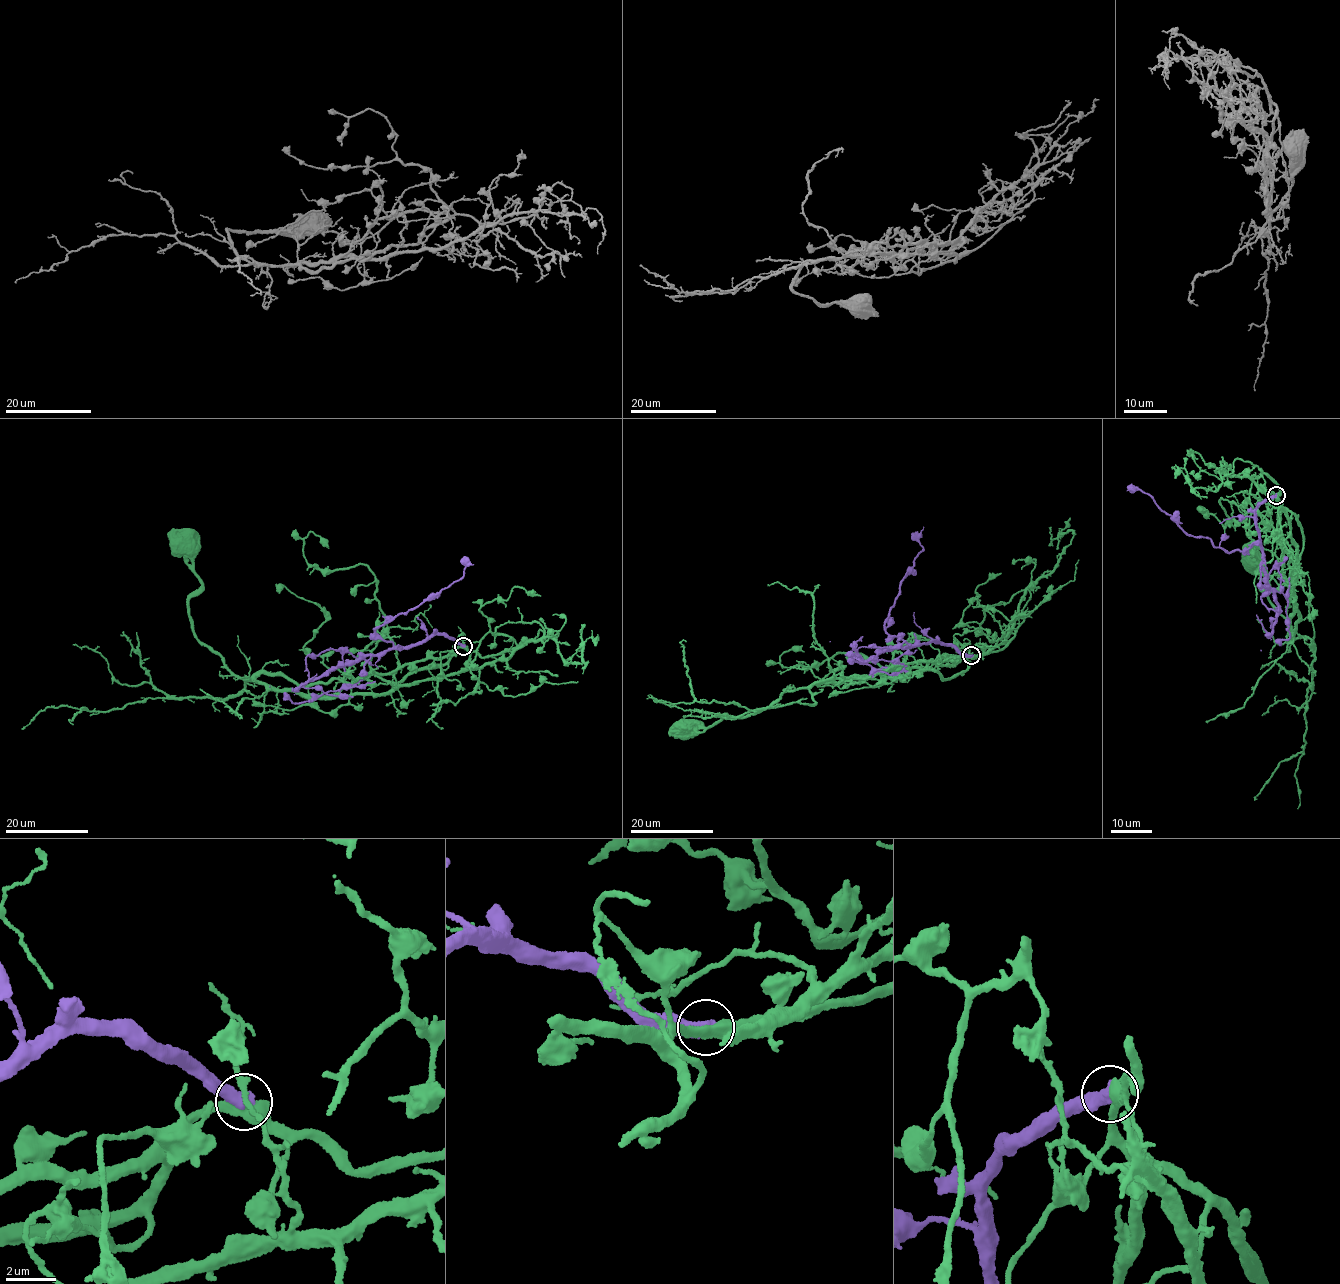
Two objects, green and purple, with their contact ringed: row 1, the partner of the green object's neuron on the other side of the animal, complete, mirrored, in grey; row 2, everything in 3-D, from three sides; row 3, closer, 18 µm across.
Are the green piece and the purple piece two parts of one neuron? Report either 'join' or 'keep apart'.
keep apart

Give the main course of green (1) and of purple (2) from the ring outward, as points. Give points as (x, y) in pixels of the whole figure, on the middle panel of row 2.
1: (971, 655), (816, 681), (740, 718), (721, 715), (706, 729), (682, 727)
2: (971, 656), (930, 641), (894, 645), (864, 660), (852, 646), (851, 651), (866, 662), (892, 661), (916, 650)

